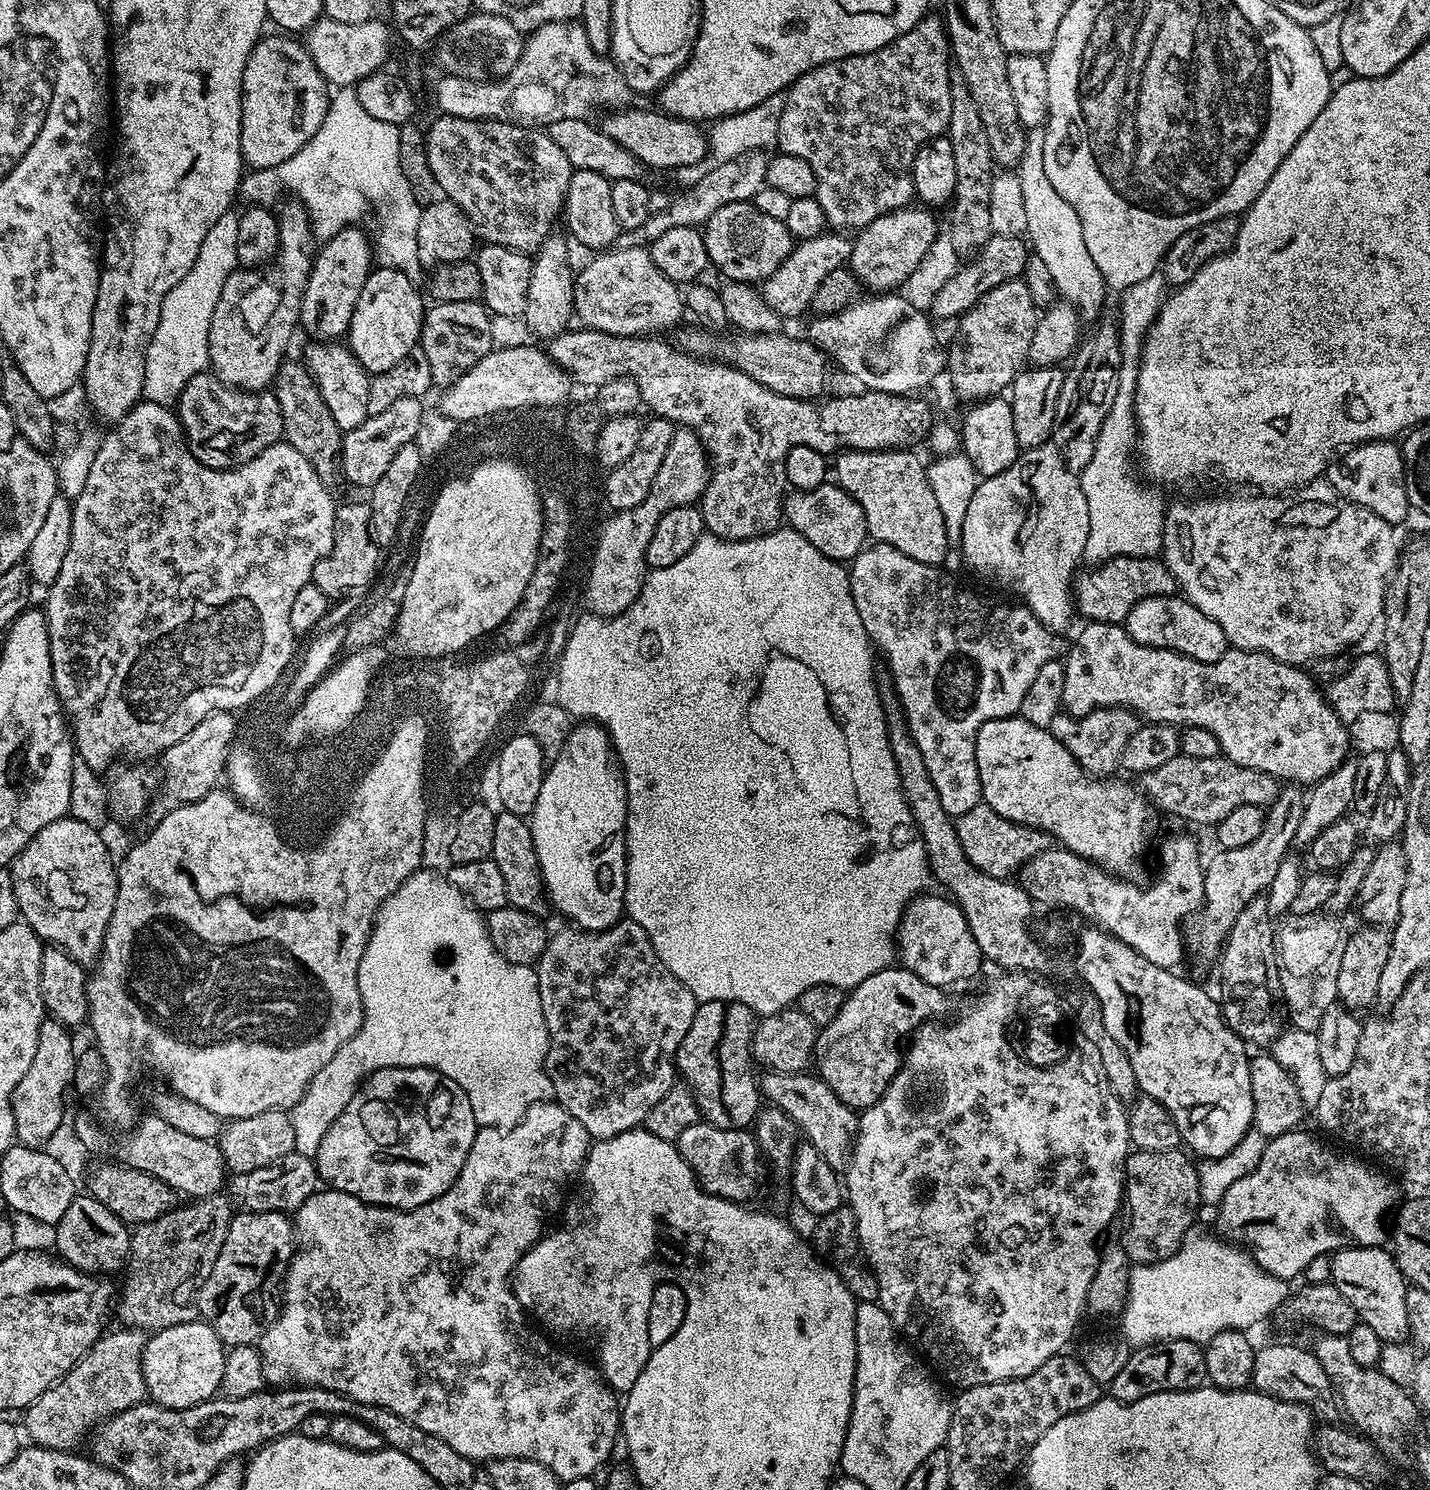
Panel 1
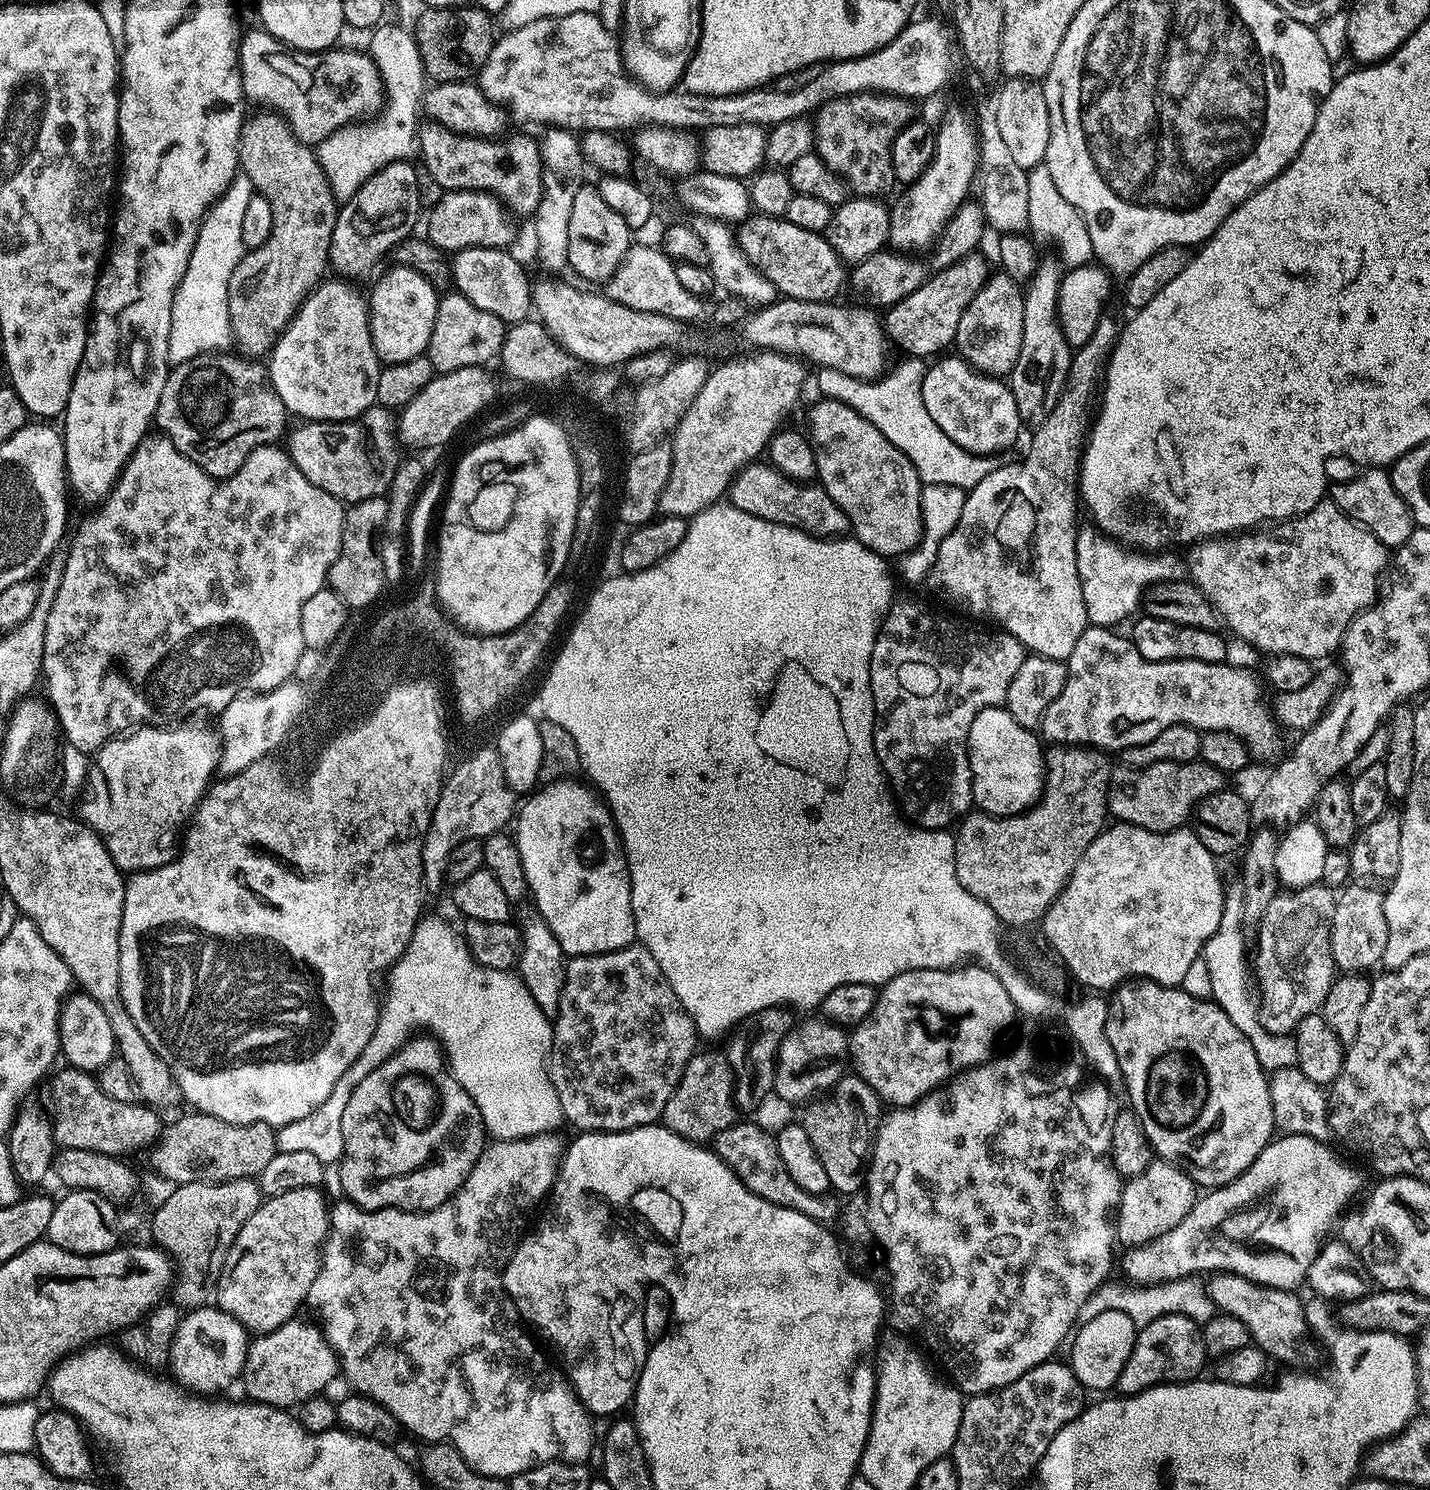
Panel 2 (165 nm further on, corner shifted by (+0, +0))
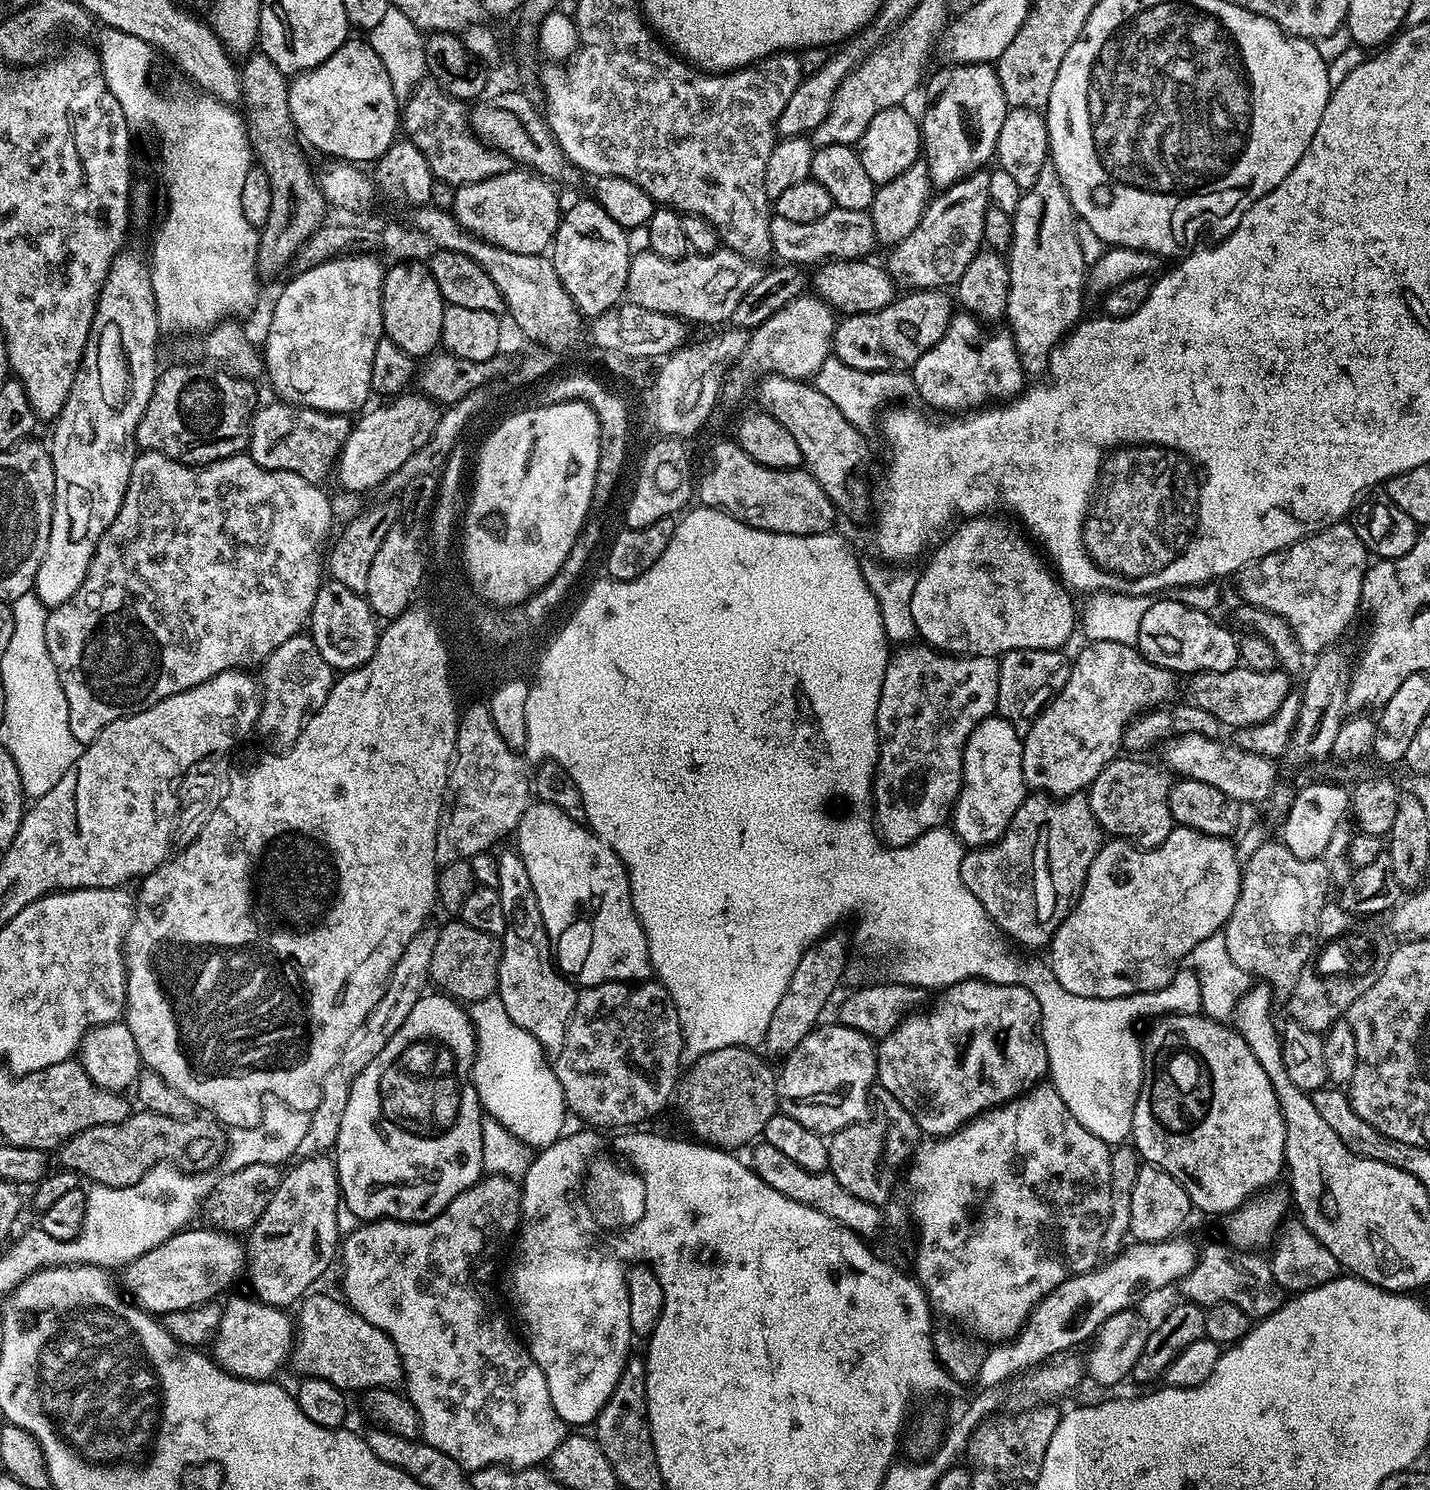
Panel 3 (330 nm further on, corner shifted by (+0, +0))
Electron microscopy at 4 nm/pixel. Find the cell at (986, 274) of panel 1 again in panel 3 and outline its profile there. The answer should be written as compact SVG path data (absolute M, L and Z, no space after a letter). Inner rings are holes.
M912 290L904 295L877 312L845 315L833 336L834 355L863 371L910 370L946 334L954 315L954 300L944 290Z

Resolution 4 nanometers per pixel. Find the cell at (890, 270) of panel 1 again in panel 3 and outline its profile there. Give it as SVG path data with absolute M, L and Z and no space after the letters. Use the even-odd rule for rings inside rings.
M992 64L944 66L927 81L932 105L922 115L922 152L928 161L933 189L943 190L974 172L996 155L998 134L1006 122L1008 103Z

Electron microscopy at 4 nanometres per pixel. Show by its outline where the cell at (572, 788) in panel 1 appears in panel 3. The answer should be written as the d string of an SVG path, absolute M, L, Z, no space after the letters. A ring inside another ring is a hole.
M543 802L529 803L516 827L514 839L515 851L519 852L522 862L526 862L526 874L530 874L530 886L534 886L538 910L542 910L542 922L554 945L559 971L584 988L615 980L643 982L649 979L653 970L646 934L634 910L628 871L615 850L593 834L587 823L570 818L570 814L554 804Z

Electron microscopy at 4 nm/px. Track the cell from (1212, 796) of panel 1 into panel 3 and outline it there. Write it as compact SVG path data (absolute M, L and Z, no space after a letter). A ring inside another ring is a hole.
M1144 758L1111 760L1087 789L1088 805L1109 837L1129 841L1141 849L1156 848L1172 833L1174 821L1170 814L1168 795L1174 780L1159 763L1147 764Z

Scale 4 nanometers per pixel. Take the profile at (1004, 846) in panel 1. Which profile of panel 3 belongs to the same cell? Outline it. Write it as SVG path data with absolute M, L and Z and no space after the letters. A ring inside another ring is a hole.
M1028 794L1025 795L1024 801L1020 803L1020 808L1014 814L1010 826L995 844L989 844L987 848L973 848L965 851L962 858L962 882L966 882L970 894L974 894L974 898L978 898L978 902L982 902L982 906L986 910L988 917L992 919L993 924L996 925L997 929L1009 941L1017 940L1018 943L1025 944L1028 948L1040 948L1043 944L1045 947L1051 945L1053 934L1055 934L1058 926L1066 919L1069 912L1071 912L1072 907L1076 905L1076 899L1080 897L1084 879L1090 870L1090 862L1094 862L1096 851L1100 848L1101 843L1102 829L1090 810L1087 795L1077 794L1075 796L1053 798L1047 794Z

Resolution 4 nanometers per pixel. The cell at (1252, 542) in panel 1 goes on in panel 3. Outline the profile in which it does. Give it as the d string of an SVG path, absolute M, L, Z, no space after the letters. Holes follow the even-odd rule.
M1351 523L1332 524L1281 552L1264 556L1259 562L1241 568L1238 573L1240 592L1244 595L1241 597L1245 604L1253 604L1278 614L1290 626L1290 630L1294 630L1294 638L1298 638L1300 651L1315 654L1324 648L1333 647L1339 641L1336 639L1351 626L1352 619L1356 616L1356 608L1358 612L1361 607L1362 582L1369 563L1369 550L1358 538Z

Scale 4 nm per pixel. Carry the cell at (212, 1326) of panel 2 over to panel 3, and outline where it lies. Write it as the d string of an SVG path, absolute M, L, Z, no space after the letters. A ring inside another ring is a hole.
M251 1295L234 1297L222 1308L220 1330L214 1341L216 1363L241 1380L271 1381L294 1347L294 1320L288 1315L285 1309L264 1304Z

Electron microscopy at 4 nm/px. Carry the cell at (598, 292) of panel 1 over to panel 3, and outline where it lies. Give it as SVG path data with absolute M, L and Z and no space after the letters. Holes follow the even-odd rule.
M721 246L715 252L703 254L687 254L680 260L660 257L651 250L632 256L628 267L628 287L626 296L629 301L648 310L664 312L671 316L683 318L685 321L697 320L700 324L720 324L731 321L738 302L758 279L757 265L748 260L742 253L734 252L727 246Z

